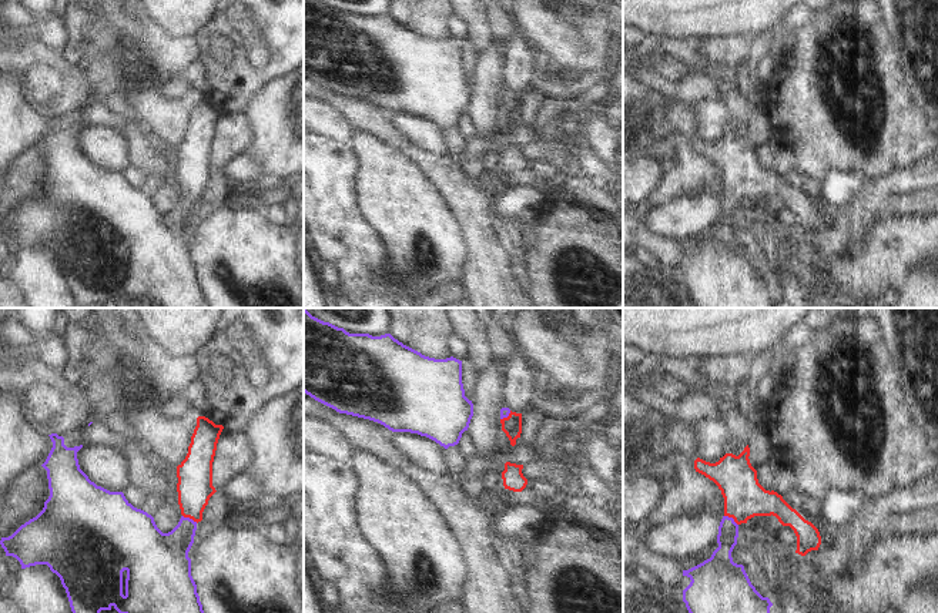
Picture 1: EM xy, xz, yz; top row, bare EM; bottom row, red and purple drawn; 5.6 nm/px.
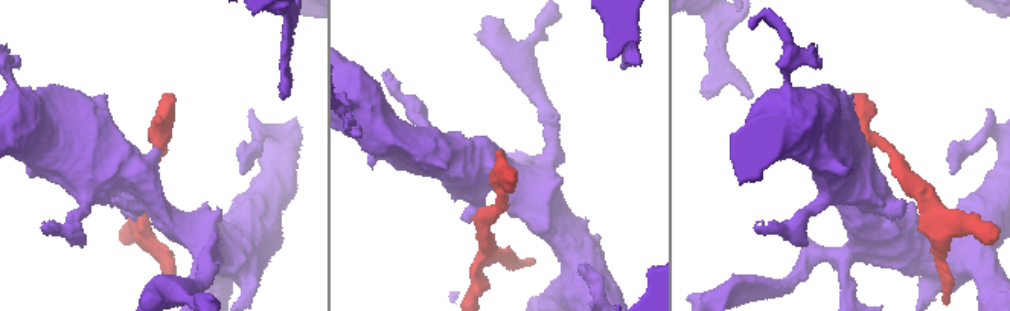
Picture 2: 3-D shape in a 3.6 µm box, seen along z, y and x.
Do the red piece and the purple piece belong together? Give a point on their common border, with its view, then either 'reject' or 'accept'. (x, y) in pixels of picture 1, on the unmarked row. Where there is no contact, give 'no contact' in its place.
yz (732, 197) | accept

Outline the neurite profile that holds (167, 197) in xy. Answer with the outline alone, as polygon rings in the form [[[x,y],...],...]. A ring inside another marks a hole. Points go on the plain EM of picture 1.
[[[178,181],[175,184],[164,184],[154,194],[154,202],[163,214],[171,212],[181,200],[181,190]]]

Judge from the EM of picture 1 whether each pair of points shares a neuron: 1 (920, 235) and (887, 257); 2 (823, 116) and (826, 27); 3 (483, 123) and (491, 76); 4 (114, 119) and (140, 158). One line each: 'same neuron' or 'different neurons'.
1: same neuron
2: same neuron
3: same neuron
4: different neurons

